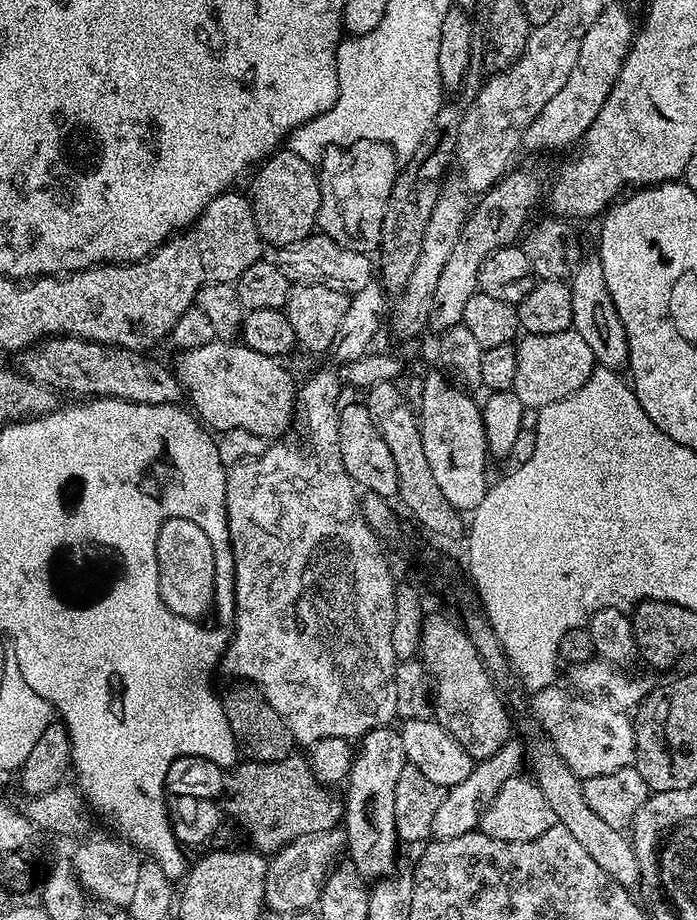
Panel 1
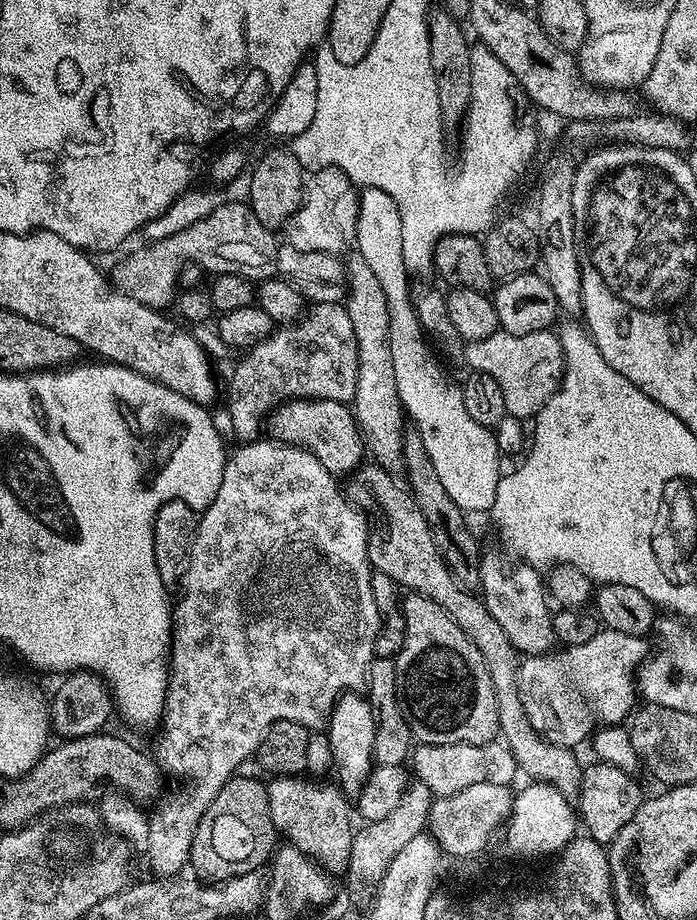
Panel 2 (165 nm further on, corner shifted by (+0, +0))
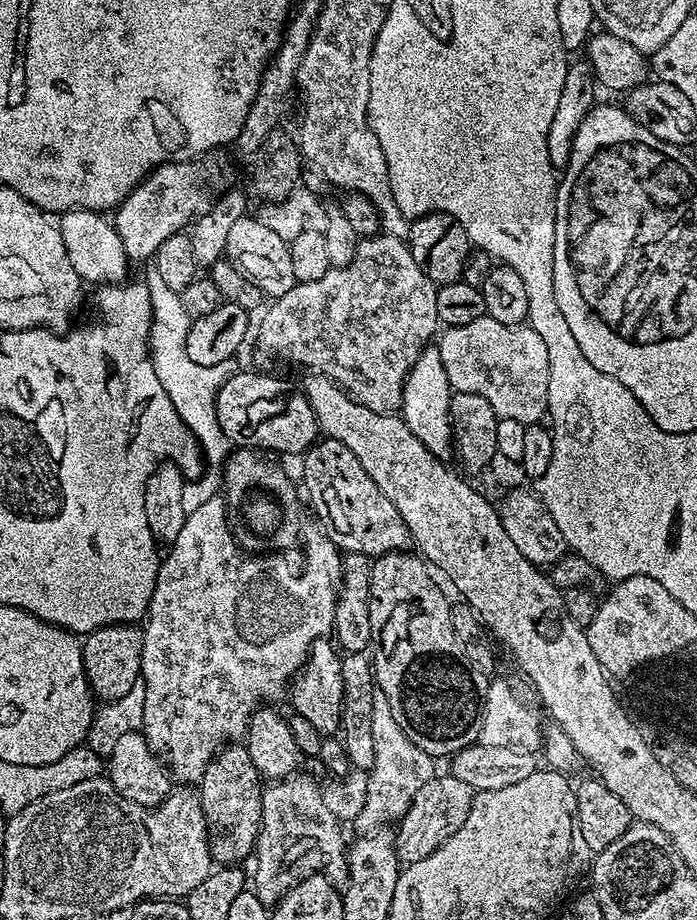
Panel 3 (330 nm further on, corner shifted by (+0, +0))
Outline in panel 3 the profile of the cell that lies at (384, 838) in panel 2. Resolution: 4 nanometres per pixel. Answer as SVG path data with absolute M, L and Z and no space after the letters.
M377 691L374 694L374 766L367 769L368 785L366 786L366 802L362 806L358 820L368 830L376 830L388 823L399 822L410 810L414 796L426 782L438 775L437 761L426 750L414 746L410 738L406 738L406 730L394 722L394 714L390 710L390 702L386 702L386 694Z

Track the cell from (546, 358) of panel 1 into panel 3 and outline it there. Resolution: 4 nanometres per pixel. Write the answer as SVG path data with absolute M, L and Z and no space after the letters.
M486 314L474 322L466 322L466 326L445 327L439 333L438 347L452 392L482 394L482 398L494 406L497 416L514 418L514 422L522 422L525 426L539 424L545 419L550 390L550 357L546 355L546 345L540 335L527 323L506 326L494 322L494 318Z

